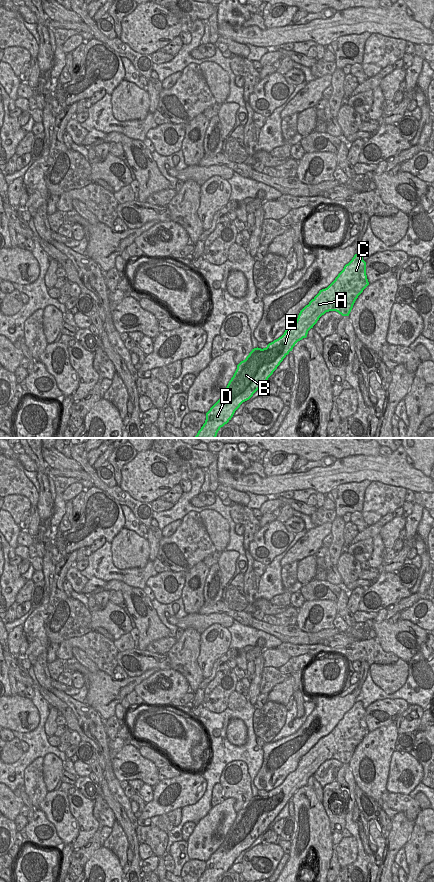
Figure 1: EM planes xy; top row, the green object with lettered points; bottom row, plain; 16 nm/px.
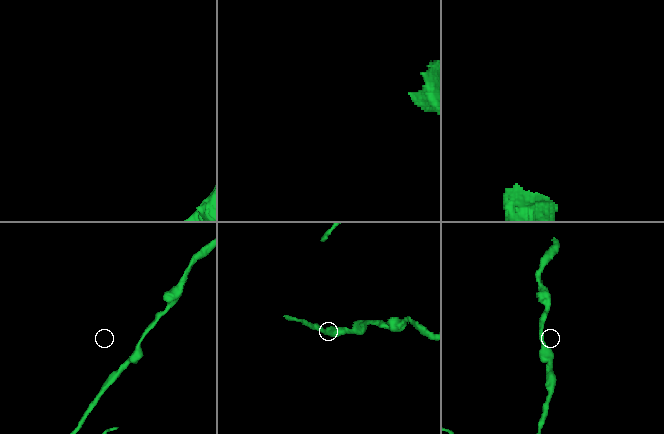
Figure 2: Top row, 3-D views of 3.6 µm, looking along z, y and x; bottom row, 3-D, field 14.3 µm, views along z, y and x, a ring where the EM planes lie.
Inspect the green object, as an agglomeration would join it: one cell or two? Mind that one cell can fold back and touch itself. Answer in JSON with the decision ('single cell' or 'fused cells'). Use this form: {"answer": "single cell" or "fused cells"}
{"answer": "single cell"}

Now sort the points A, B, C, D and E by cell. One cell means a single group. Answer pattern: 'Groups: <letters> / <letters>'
Groups: A B C D E.

